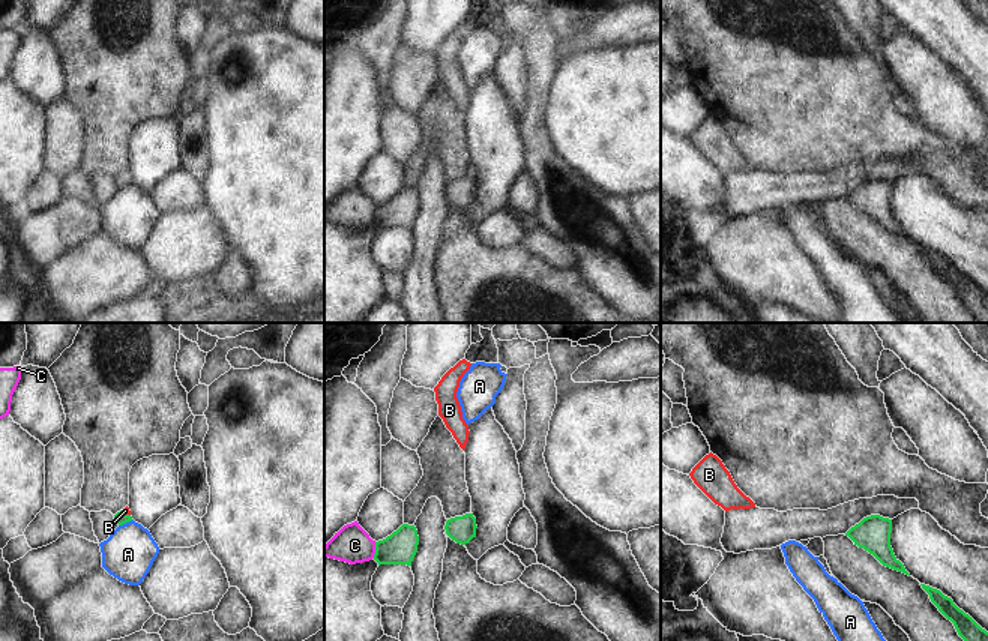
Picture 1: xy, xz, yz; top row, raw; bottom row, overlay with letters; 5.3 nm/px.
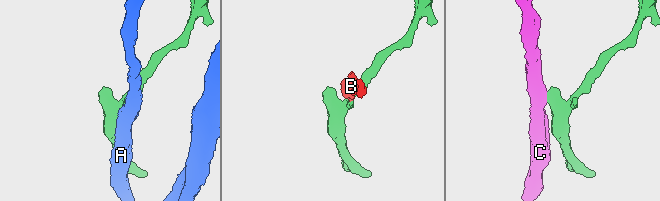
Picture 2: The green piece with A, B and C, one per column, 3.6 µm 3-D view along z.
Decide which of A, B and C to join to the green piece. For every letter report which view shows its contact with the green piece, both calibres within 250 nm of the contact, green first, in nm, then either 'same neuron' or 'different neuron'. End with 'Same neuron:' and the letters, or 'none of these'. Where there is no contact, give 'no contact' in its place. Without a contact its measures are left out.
A: xy | 60/280 nm | different neuron
B: xy | 60/40 nm | same neuron
C: xz | 180/200 nm | different neuron
Same neuron: B

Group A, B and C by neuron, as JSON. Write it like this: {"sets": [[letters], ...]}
{"sets": [["A"], ["B"], ["C"]]}

